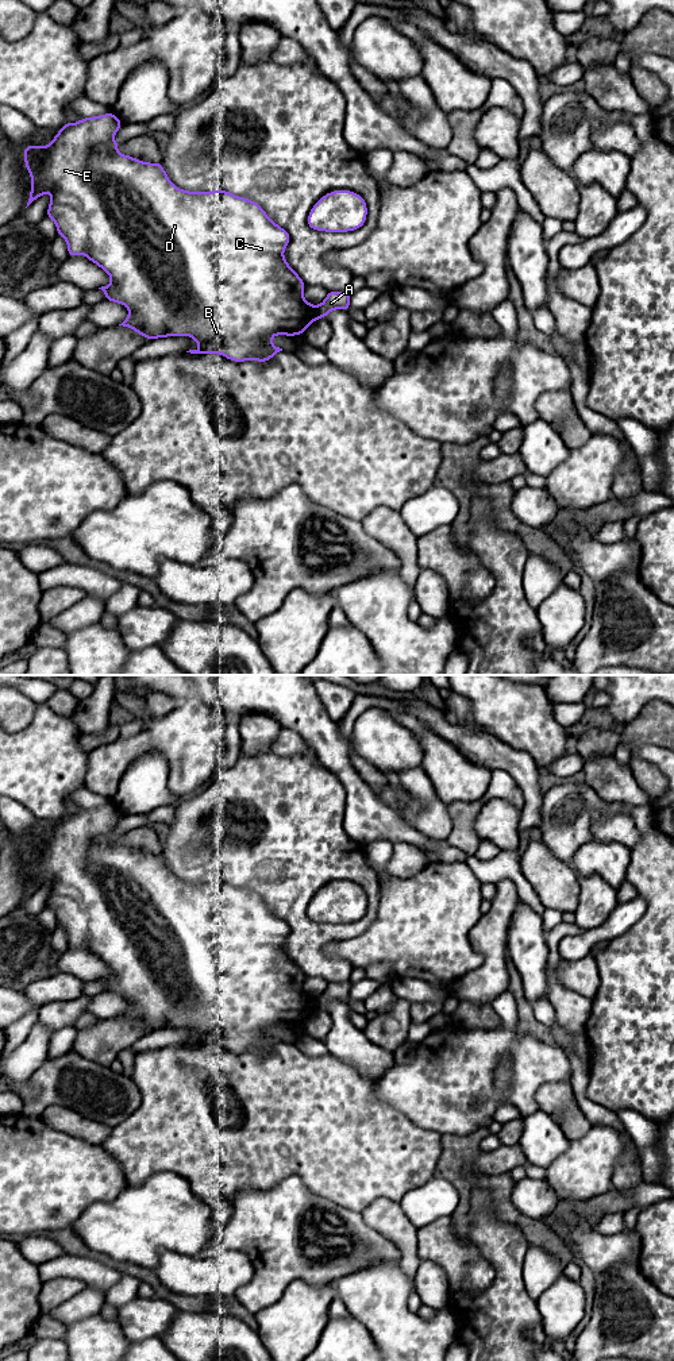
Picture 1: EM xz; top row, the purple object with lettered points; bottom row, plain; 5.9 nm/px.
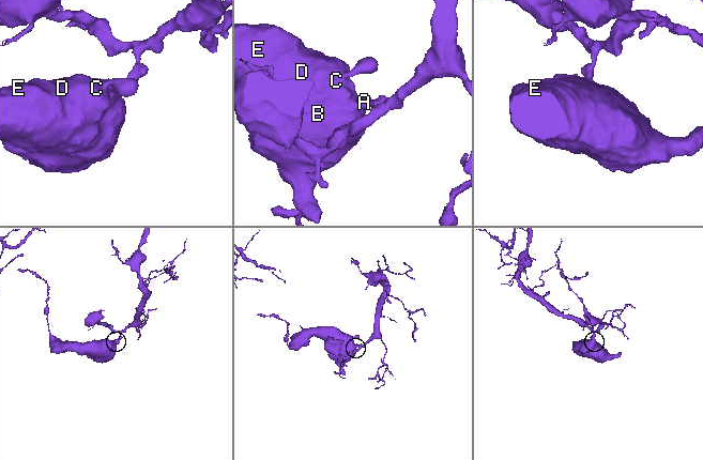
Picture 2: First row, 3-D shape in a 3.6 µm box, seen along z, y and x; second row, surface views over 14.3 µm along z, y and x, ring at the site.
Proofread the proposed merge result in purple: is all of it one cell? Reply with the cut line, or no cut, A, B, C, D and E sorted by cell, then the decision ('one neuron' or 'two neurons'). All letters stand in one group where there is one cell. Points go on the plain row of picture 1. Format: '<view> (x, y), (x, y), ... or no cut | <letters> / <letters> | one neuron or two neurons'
xz (316, 998), (319, 1009) | A / B C D E | two neurons

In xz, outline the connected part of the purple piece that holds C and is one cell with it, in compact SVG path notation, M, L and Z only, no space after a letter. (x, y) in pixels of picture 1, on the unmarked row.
M113 803L82 809L77 814L65 814L49 837L30 836L23 838L24 856L31 867L31 883L27 898L42 886L51 884L45 909L54 911L57 926L61 926L66 932L68 949L85 945L88 952L96 955L113 971L111 975L99 980L105 984L107 992L119 994L130 1000L130 1006L119 1017L134 1021L149 1032L167 1028L190 1028L200 1036L197 1041L186 1042L190 1045L220 1045L234 1053L251 1050L257 1053L270 1052L277 1044L282 1042L282 1040L270 1033L274 1026L304 1026L305 1021L319 1010L317 998L309 995L303 988L307 976L284 949L284 941L290 933L290 925L277 917L259 895L246 888L235 887L224 880L199 884L178 880L167 870L161 853L150 855L126 845L118 845L116 841L122 834L113 833L112 829L122 816L122 811Z

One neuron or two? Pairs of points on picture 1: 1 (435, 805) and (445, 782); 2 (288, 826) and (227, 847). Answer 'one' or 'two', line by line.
1: two
2: one

